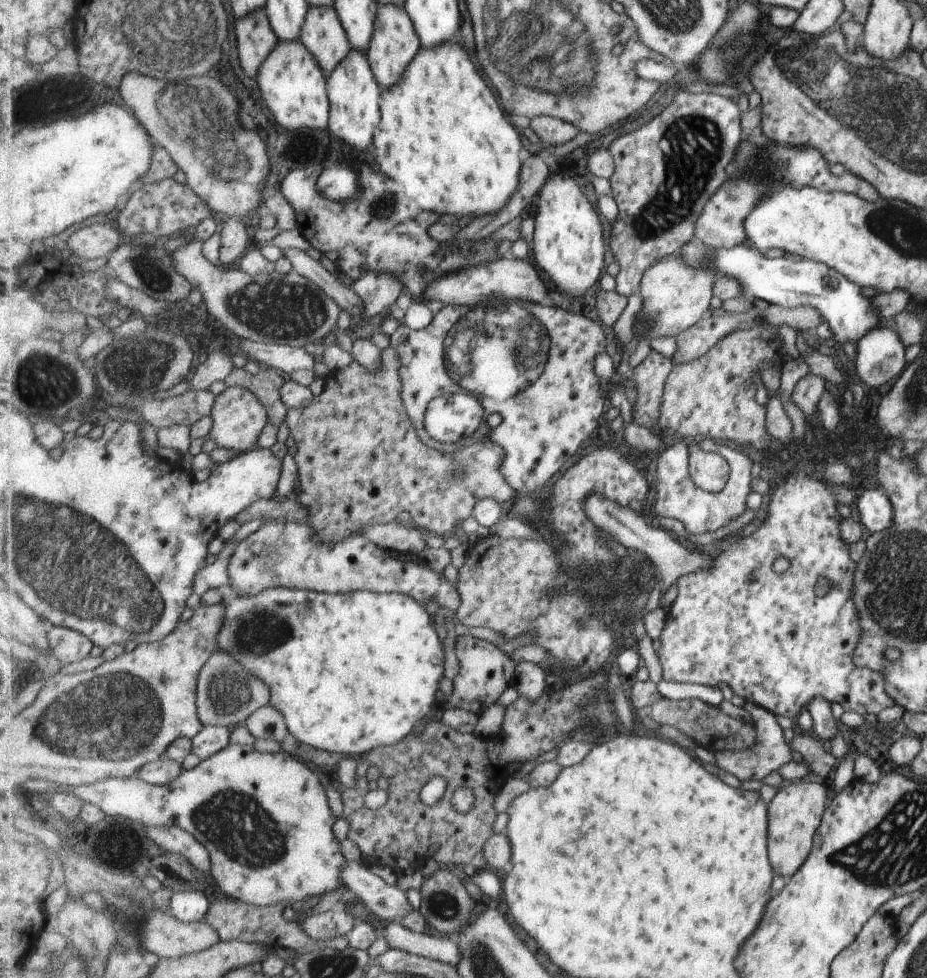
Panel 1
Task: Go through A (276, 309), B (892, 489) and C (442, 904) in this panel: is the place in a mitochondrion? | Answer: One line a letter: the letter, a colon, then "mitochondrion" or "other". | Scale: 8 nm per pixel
A: mitochondrion
B: other
C: mitochondrion

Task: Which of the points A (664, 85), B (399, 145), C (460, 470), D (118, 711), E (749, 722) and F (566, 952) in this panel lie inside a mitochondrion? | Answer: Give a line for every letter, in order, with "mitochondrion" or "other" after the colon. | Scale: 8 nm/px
A: other
B: other
C: mitochondrion
D: mitochondrion
E: other
F: other

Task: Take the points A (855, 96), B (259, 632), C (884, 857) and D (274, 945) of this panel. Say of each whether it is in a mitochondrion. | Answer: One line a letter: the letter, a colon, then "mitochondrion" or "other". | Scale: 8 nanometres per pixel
A: mitochondrion
B: mitochondrion
C: mitochondrion
D: other

